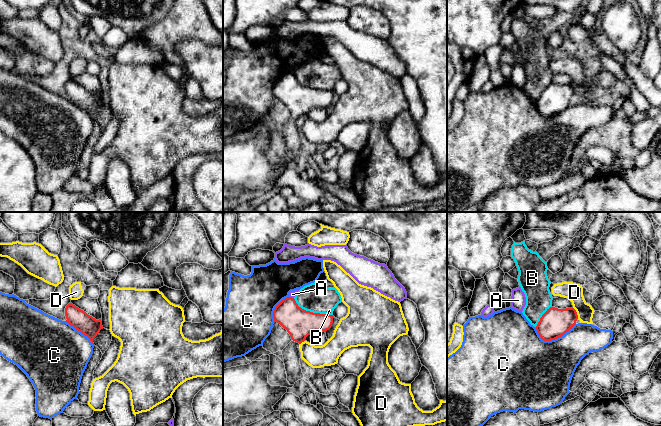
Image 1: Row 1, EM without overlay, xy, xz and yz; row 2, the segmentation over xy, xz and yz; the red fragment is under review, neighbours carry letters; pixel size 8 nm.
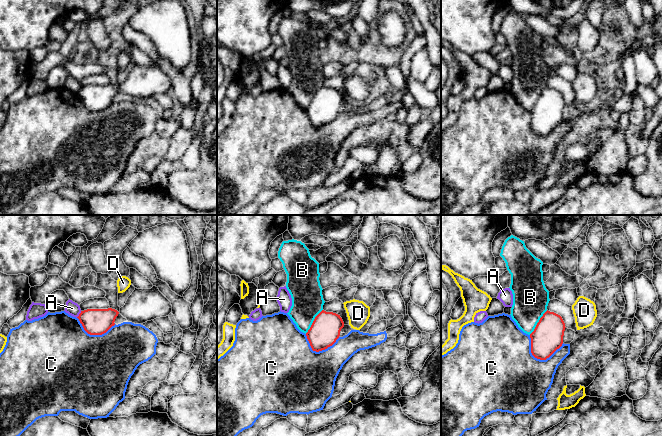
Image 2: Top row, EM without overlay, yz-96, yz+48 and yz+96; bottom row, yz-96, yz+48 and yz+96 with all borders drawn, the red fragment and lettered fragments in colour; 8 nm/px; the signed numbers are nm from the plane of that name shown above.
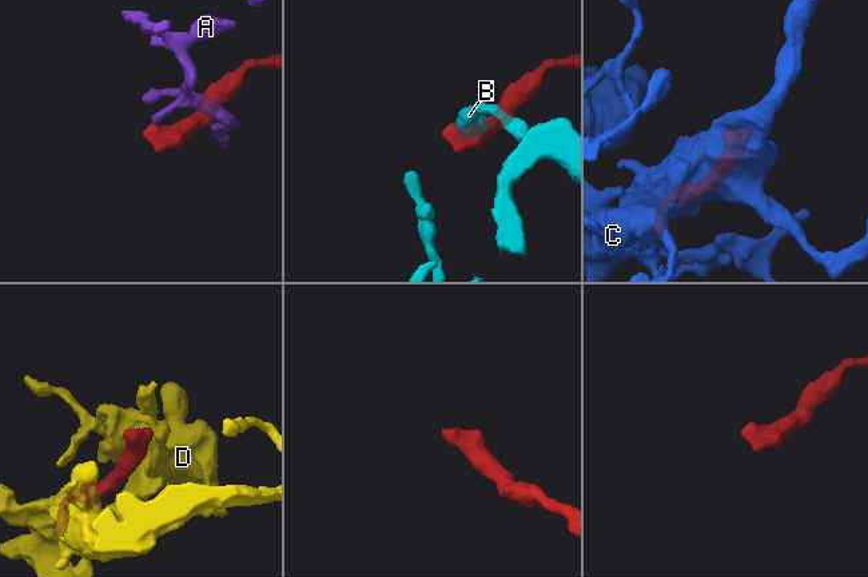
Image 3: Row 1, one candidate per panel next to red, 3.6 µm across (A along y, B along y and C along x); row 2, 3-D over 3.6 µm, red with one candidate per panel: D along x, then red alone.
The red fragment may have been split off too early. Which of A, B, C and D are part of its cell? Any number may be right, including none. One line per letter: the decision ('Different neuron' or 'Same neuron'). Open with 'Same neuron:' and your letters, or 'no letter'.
Same neuron: no letter
A: Different neuron
B: Different neuron
C: Different neuron
D: Different neuron

